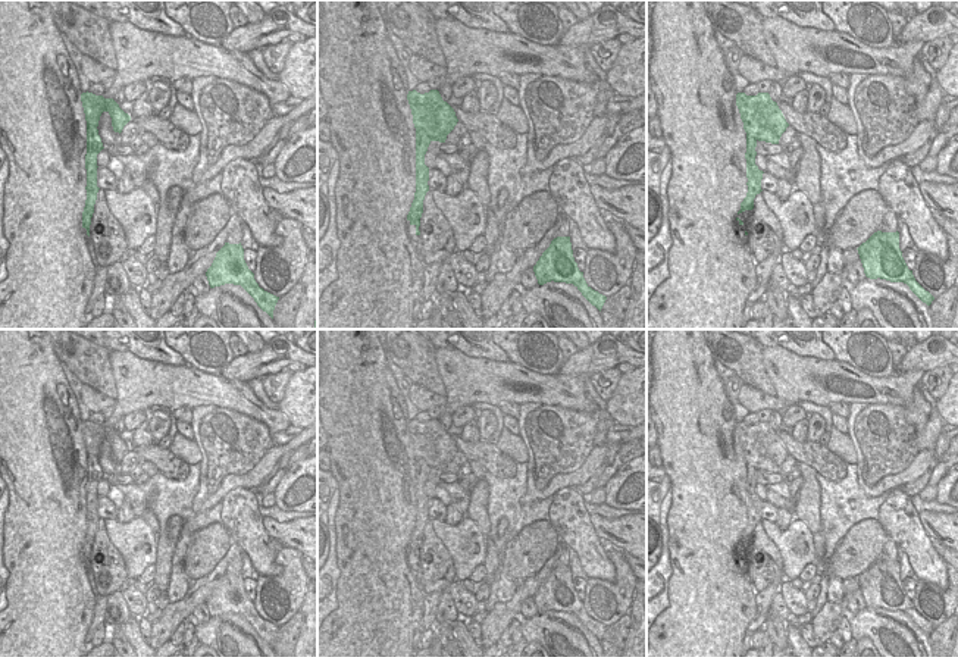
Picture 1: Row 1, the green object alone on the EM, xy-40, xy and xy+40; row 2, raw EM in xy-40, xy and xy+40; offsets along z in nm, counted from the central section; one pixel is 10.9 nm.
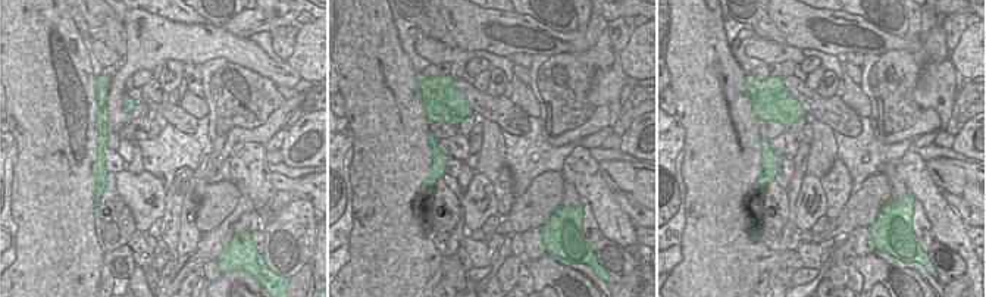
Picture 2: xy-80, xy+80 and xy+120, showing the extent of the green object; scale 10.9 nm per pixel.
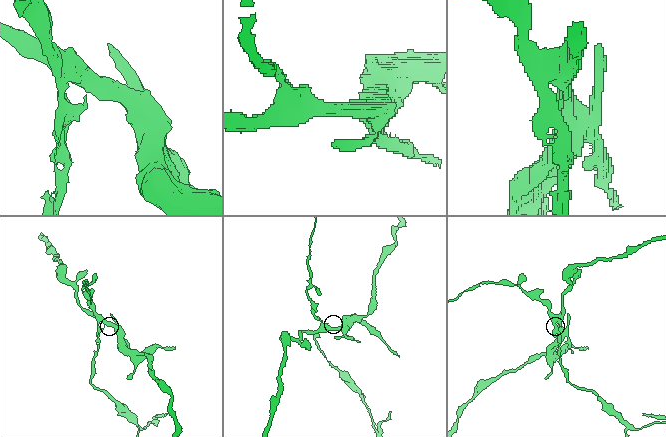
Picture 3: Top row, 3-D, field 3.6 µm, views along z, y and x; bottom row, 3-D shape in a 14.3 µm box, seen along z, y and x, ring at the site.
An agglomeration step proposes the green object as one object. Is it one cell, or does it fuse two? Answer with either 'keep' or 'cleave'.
cleave

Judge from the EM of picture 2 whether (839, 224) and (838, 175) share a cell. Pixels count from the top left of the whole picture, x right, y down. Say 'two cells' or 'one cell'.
two cells

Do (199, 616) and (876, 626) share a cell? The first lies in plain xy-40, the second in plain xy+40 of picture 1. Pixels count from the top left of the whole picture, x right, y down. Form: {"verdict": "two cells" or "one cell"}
{"verdict": "two cells"}

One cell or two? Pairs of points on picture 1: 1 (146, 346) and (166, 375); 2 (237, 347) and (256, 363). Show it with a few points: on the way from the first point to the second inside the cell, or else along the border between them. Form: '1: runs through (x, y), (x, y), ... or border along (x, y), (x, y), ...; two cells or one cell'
1: border along (128, 350), (140, 357), (185, 365); two cells
2: border along (247, 352), (235, 357); two cells

